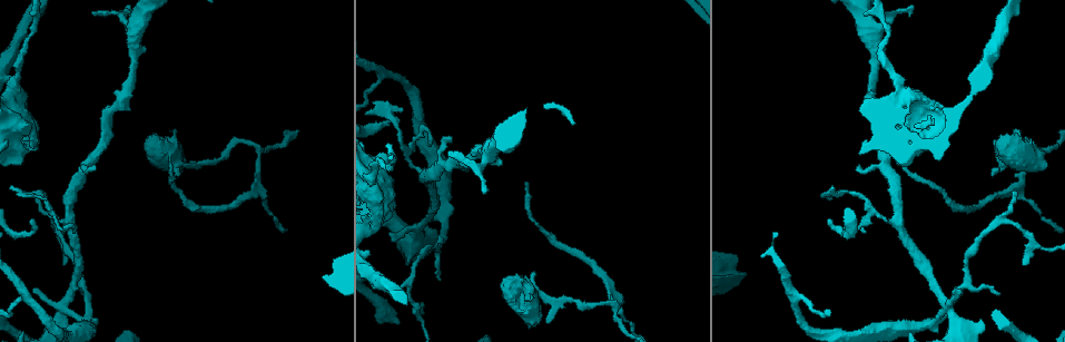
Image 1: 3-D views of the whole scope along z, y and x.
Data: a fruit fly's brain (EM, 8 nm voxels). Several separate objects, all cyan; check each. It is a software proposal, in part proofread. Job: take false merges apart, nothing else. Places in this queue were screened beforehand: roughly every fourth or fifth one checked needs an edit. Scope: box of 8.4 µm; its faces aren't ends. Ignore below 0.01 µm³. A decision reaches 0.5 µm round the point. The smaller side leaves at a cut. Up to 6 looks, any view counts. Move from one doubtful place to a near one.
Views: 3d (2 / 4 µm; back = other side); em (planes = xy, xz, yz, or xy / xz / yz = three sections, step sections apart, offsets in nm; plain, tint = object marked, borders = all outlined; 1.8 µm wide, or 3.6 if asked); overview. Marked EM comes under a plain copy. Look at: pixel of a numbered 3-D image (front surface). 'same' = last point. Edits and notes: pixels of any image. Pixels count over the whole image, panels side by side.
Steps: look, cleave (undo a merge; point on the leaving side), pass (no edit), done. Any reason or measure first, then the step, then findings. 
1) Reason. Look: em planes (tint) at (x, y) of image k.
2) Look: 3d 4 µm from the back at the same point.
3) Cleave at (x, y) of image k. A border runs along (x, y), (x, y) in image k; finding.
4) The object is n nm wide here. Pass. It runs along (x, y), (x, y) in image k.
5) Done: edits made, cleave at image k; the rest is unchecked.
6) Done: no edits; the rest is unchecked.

Sudden change in width. Look: 3d 2 µm at (792, 298) of image 1.

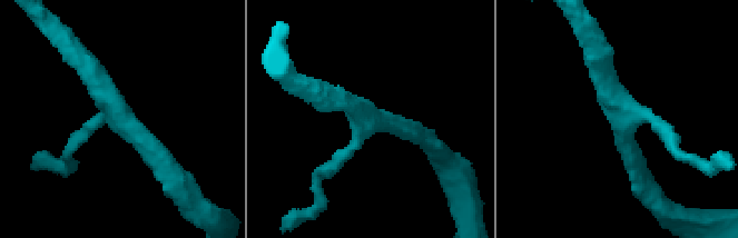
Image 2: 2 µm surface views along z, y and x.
3 arms meet here. Look: em planes (tint) at (123, 115) of image 2.

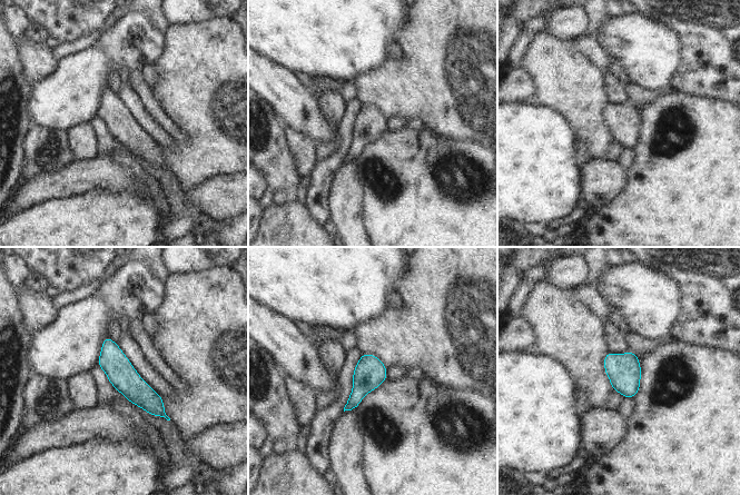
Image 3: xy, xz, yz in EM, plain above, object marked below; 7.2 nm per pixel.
Pass. Continuous, no second neuron.

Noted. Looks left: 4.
Sudden change in width. Look: em xz step 8 (tint) at (901, 219) of image 1.

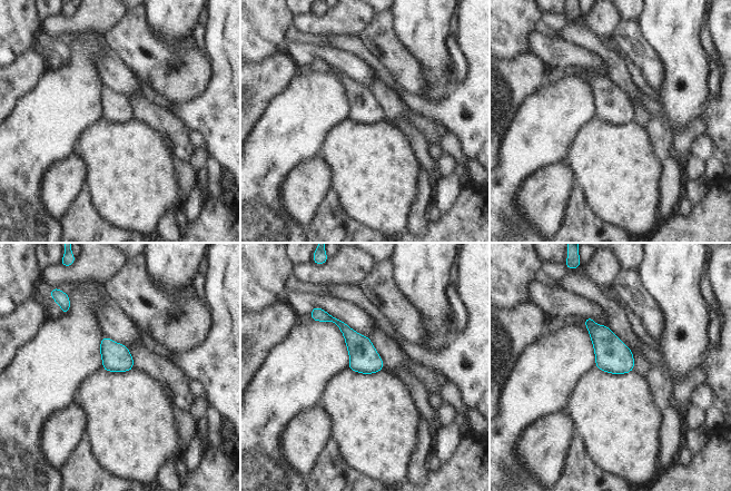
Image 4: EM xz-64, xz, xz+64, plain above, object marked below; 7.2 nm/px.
Pass. It runs along (323, 316), (335, 320), (379, 367) in image 4; one neuron here.

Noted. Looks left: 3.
Sharp bend. Look: em planes (tint) at (955, 322) of image 1.

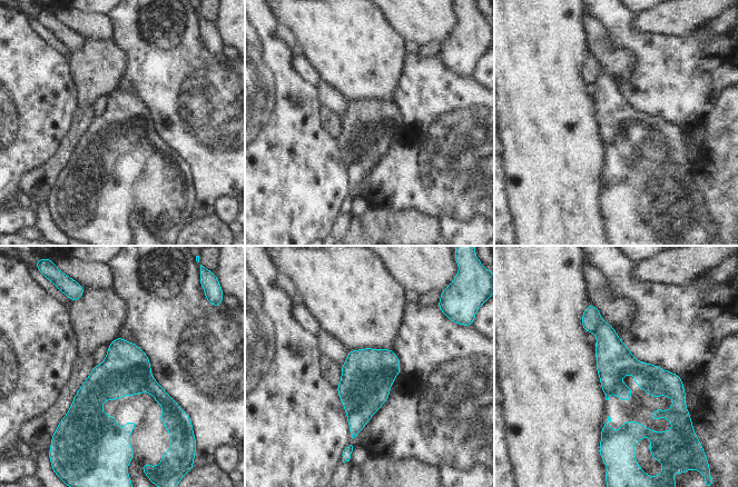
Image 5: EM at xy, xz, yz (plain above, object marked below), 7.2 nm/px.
Cleave at (591, 317) of image 5. A border runs along (601, 319), (594, 330) in image 5; two neurons meet here.

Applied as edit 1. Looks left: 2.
Done: edits made, cleave at image 5; the rest is unchecked.

